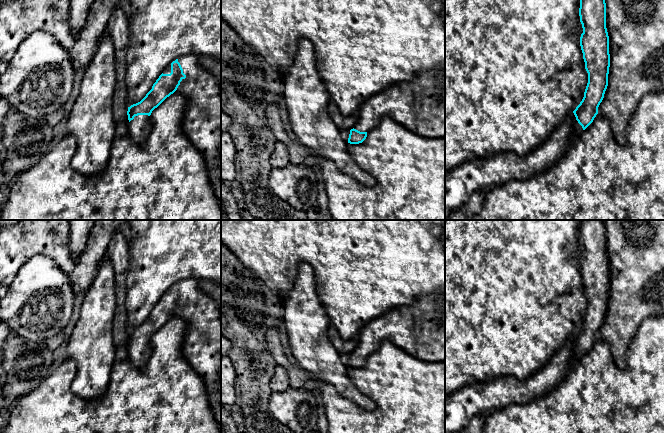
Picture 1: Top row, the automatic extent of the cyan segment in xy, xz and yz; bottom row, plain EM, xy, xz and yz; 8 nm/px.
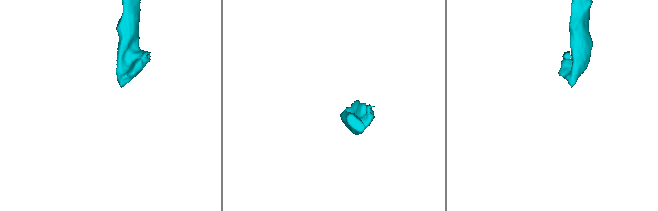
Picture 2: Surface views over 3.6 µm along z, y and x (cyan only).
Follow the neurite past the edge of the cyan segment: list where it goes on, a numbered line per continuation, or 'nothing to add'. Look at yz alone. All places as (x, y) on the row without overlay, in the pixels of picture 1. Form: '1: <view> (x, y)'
1: yz (577, 354)

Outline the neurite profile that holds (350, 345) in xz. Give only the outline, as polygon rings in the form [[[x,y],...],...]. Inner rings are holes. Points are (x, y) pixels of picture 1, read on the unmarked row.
[[[330,324],[328,327],[328,336],[333,344],[333,346],[336,348],[336,350],[340,354],[351,354],[354,352],[354,349],[356,348],[358,344],[358,337],[352,338],[348,341],[344,341],[340,335],[337,329],[334,325]]]

